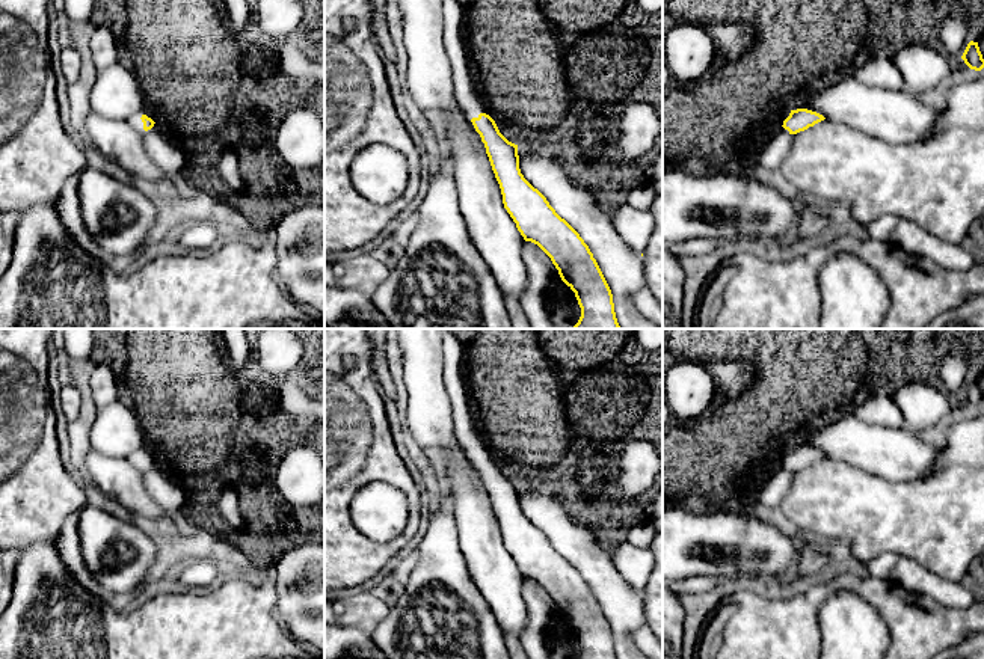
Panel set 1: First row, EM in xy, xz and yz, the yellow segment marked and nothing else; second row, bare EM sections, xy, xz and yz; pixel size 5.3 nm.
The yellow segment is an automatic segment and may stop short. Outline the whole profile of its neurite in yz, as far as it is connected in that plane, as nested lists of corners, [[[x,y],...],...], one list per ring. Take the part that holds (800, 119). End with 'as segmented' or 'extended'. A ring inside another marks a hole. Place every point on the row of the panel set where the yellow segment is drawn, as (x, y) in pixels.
[[[807,109],[783,110],[773,124],[773,130],[782,130],[789,134],[797,134],[800,131],[813,127],[815,124],[824,121],[826,118],[816,112]]]; extended

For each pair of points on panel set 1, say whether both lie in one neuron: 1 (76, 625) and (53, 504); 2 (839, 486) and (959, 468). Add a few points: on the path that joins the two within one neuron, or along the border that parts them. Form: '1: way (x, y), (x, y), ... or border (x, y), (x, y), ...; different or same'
1: way (43, 606), (36, 587), (36, 537); same
2: way (870, 495), (928, 495); same

